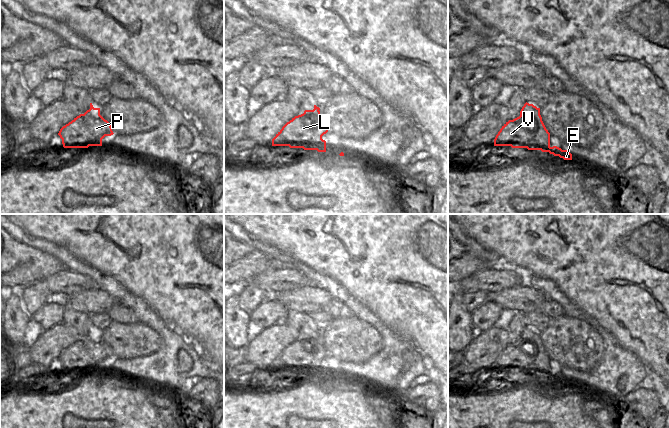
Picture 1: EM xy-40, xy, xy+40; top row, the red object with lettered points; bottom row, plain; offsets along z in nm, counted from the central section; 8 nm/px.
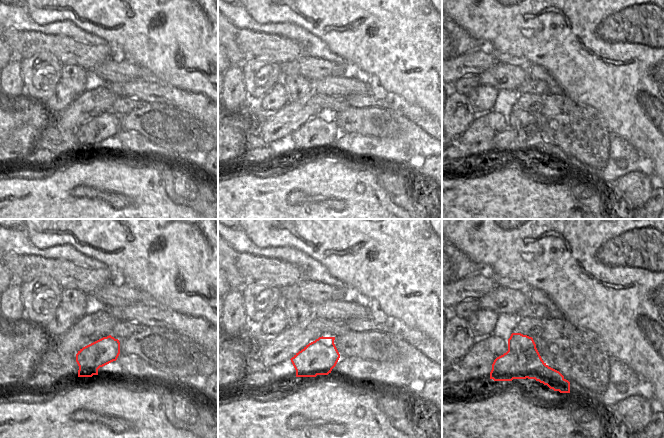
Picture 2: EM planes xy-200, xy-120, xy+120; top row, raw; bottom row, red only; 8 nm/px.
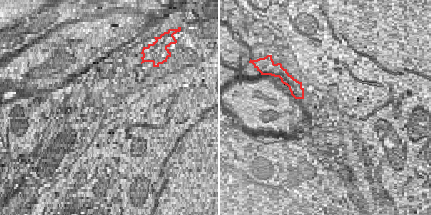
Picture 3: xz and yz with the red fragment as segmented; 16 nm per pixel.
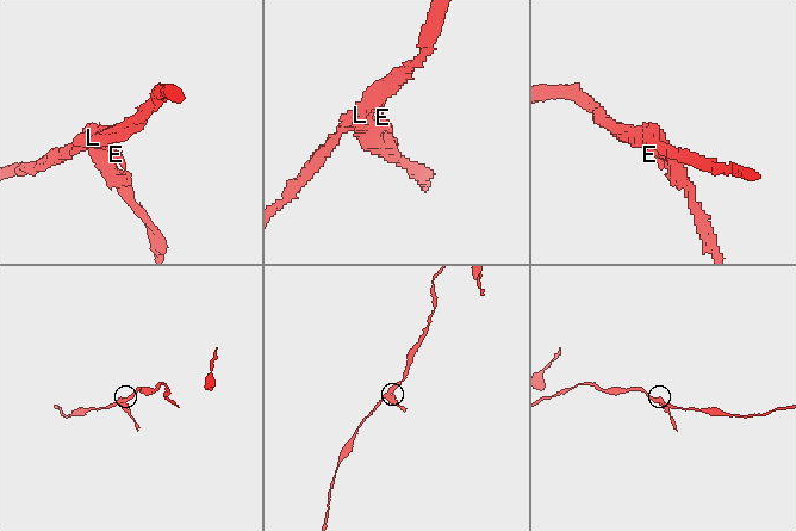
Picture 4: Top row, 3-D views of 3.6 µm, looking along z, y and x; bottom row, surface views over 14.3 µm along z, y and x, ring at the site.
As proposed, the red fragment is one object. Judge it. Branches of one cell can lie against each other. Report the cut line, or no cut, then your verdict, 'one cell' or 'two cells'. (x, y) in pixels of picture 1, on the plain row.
cut xy+40 (520, 339), (525, 339), (539, 355), (545, 365), (541, 373); two cells

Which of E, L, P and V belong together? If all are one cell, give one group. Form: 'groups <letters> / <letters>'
groups E / L P V

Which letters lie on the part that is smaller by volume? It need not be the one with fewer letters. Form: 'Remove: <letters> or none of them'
Remove: E

